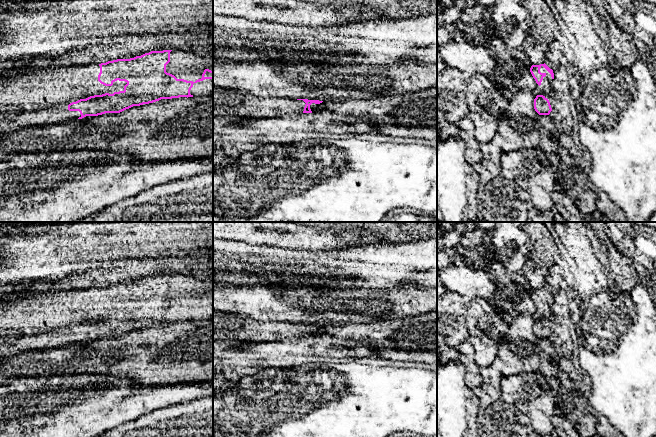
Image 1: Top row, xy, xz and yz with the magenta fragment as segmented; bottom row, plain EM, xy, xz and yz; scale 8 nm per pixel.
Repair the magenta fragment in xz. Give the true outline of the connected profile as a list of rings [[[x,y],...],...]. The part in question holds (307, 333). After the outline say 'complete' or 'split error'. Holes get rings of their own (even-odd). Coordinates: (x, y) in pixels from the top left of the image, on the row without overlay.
[[[213,310],[213,340],[274,342],[290,337],[312,337],[310,329],[322,326],[308,323],[260,322],[243,314]]]; split error

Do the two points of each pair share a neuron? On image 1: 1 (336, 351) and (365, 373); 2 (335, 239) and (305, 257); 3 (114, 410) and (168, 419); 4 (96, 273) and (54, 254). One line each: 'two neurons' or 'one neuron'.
1: two neurons
2: two neurons
3: two neurons
4: two neurons

